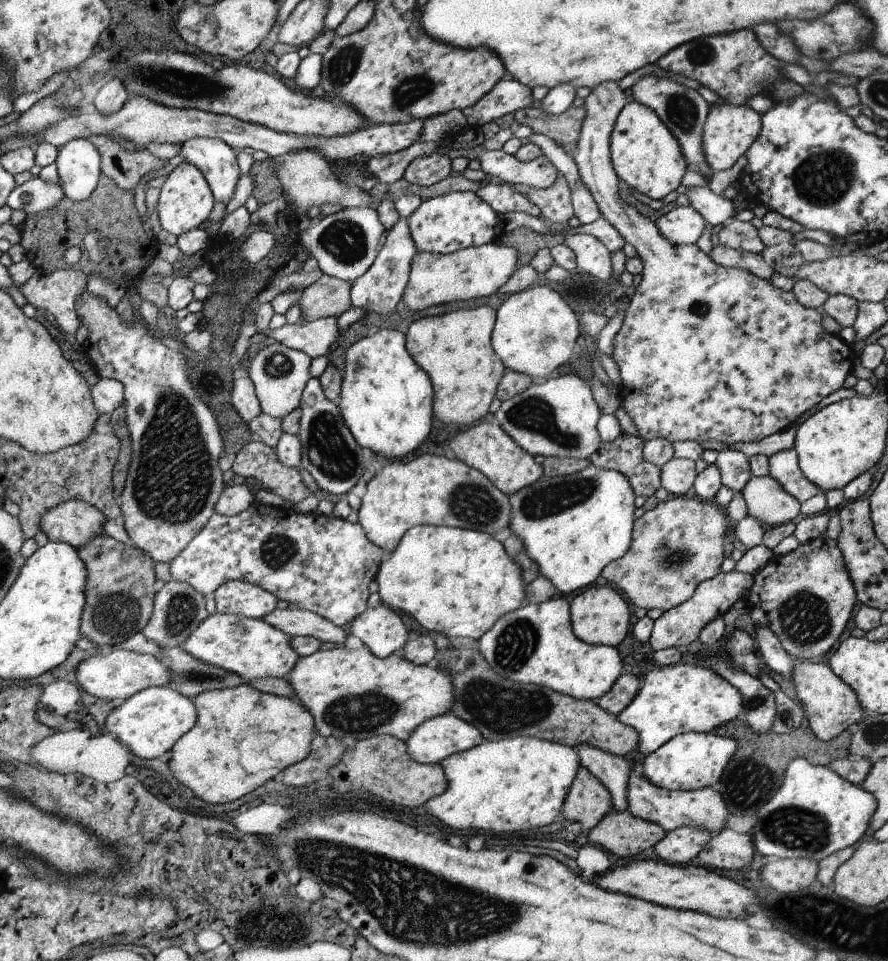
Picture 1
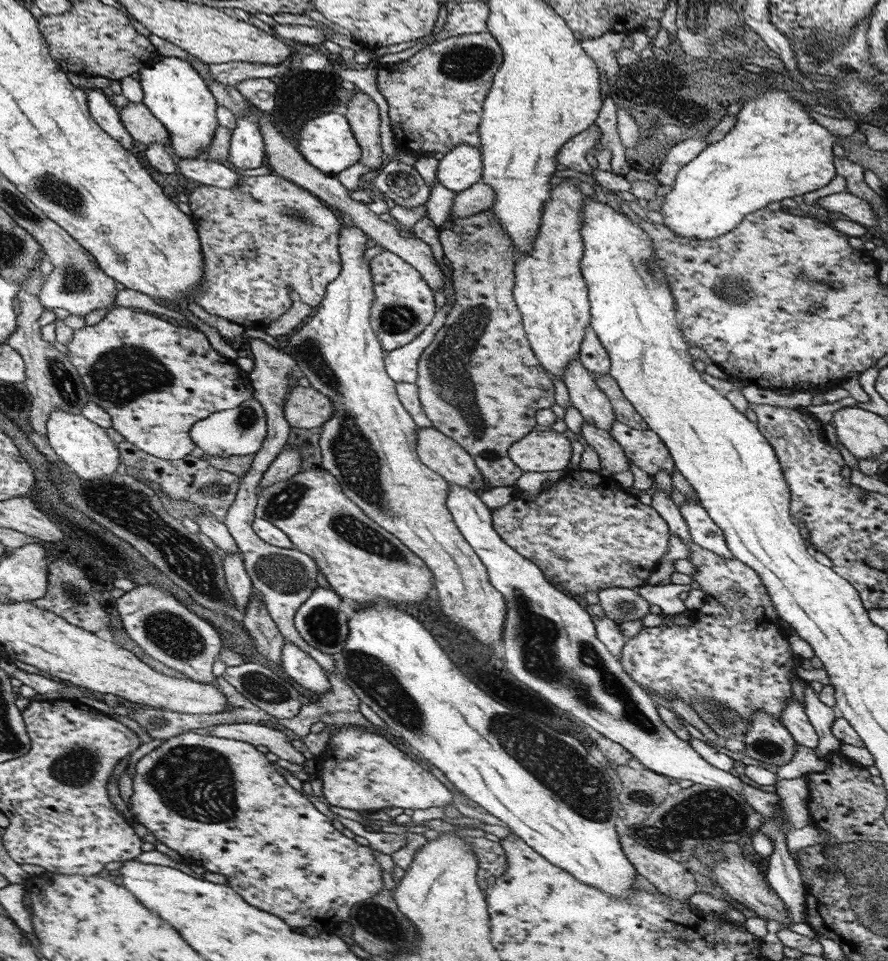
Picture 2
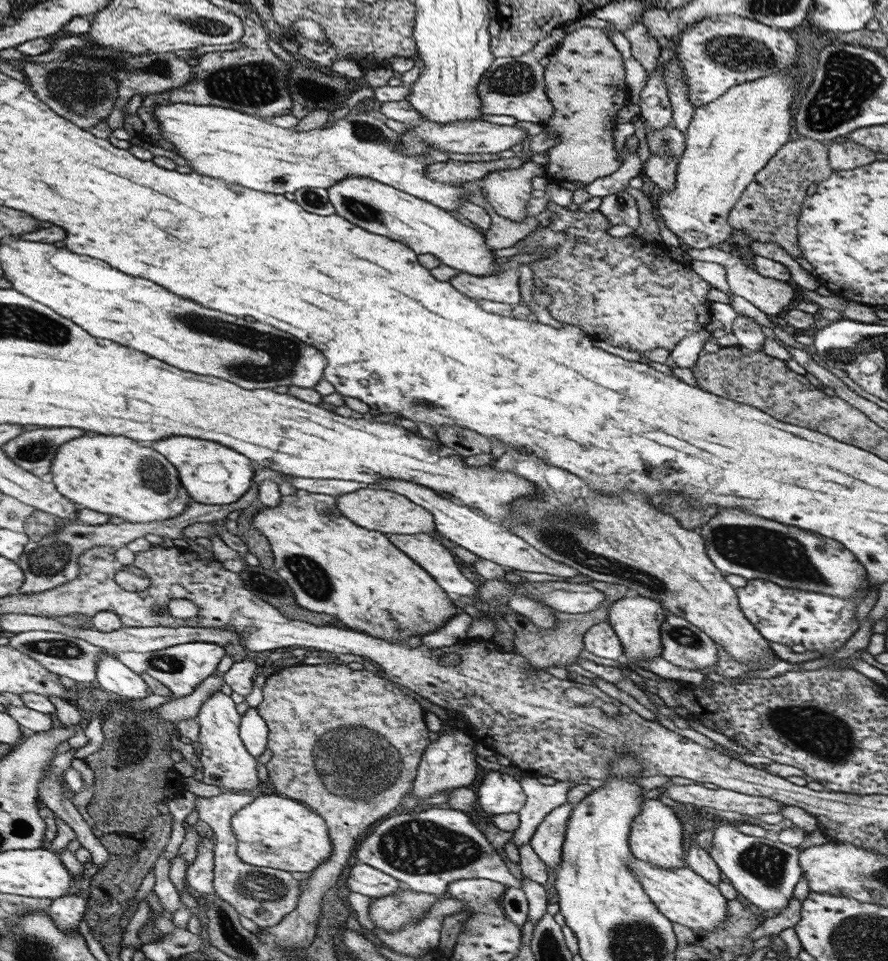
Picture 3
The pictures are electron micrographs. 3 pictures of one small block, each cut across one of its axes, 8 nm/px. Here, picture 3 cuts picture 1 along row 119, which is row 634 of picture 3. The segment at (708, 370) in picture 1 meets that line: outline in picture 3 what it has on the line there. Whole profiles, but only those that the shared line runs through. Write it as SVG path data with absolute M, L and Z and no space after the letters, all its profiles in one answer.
M608 620L588 628L584 634L585 650L608 660L622 659L624 647Z

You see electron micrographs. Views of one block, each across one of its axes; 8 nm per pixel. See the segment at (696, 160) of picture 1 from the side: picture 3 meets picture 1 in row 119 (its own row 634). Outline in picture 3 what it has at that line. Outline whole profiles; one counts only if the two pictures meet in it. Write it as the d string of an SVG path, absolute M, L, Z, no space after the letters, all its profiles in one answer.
M670 612L660 630L664 660L710 676L718 661L718 644L704 631Z

